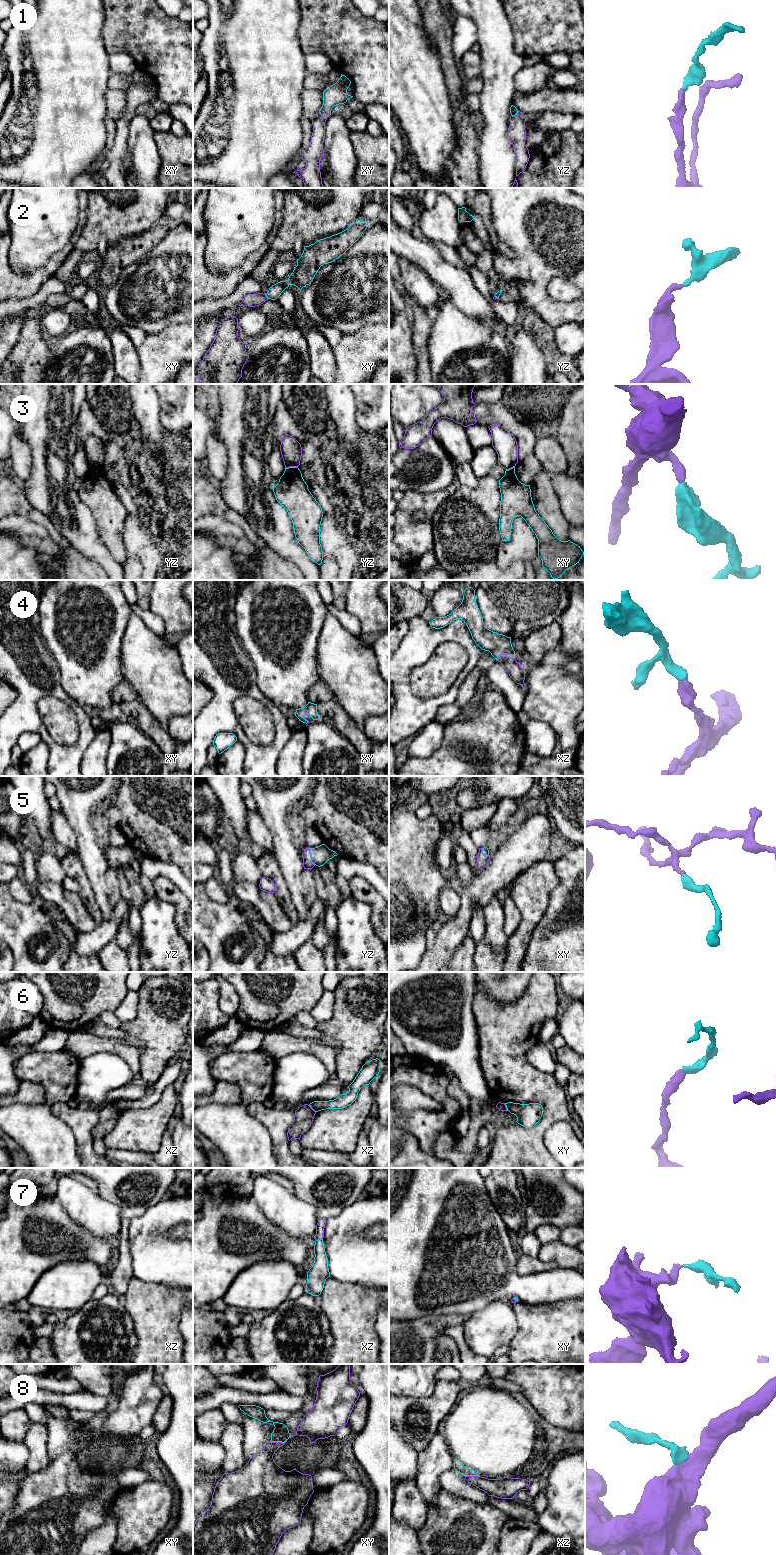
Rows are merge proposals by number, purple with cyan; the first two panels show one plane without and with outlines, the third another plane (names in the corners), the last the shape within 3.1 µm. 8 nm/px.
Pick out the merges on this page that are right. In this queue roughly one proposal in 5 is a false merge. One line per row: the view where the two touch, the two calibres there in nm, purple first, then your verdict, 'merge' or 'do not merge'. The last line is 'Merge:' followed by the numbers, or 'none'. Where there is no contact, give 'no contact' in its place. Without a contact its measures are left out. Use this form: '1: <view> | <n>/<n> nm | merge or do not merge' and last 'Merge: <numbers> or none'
1: xy | 110/170 nm | merge
2: xy | 110/100 nm | merge
3: yz | 170/260 nm | do not merge
4: xz | 130/170 nm | merge
5: yz | 80/150 nm | merge
6: xz | 160/100 nm | do not merge
7: xz | 70/140 nm | merge
8: xy | 240/130 nm | do not merge
Merge: 1, 2, 4, 5, 7

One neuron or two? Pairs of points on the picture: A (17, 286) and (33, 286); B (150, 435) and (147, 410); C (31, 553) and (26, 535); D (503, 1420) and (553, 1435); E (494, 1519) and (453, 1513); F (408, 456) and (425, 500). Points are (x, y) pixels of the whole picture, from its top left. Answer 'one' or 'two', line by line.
A: one
B: one
C: two
D: one
E: one
F: two

